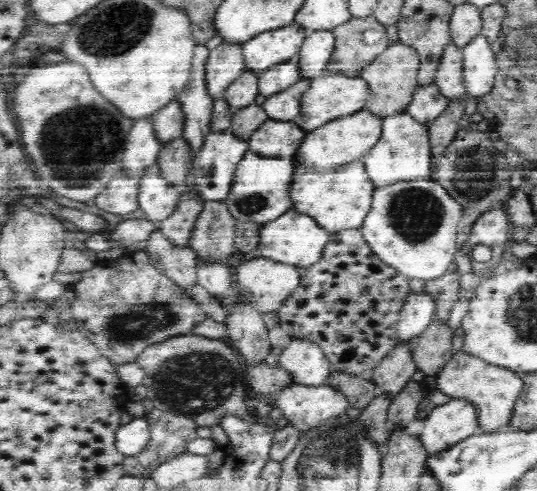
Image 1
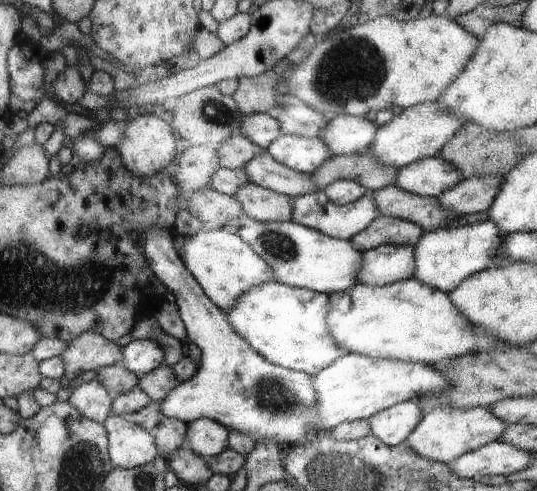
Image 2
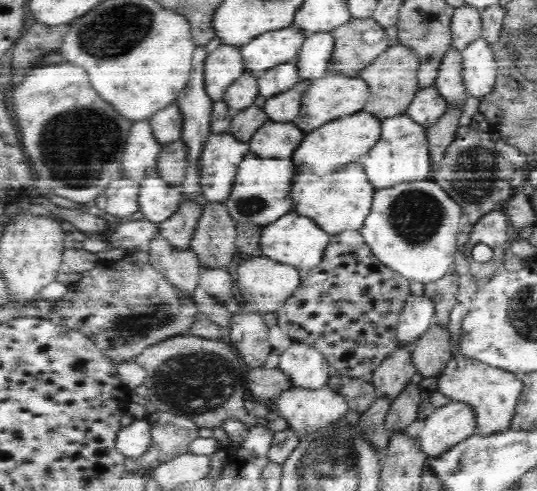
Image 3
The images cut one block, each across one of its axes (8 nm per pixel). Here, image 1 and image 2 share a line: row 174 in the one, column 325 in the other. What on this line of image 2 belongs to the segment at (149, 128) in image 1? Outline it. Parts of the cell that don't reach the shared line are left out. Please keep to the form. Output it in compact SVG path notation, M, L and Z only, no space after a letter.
M350 111L330 118L322 140L331 148L334 155L353 155L370 152L371 144L378 134L378 125L366 117L354 116Z

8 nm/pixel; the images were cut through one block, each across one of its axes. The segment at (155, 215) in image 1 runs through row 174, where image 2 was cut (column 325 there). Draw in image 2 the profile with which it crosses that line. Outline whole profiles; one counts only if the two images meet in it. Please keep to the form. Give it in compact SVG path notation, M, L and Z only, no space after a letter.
M283 133L267 148L274 160L312 176L331 158L331 148L321 138Z

